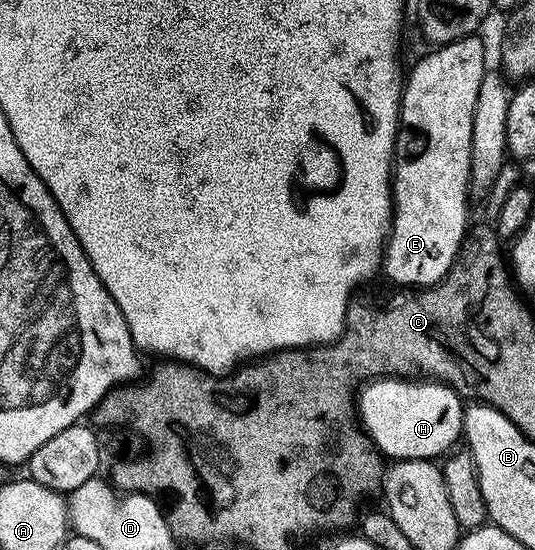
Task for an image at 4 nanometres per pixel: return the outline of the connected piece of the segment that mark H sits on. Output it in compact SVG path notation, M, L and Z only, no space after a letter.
M374 378L369 382L363 383L361 385L360 391L362 393L357 393L356 396L356 416L358 412L358 416L362 419L362 424L360 423L360 428L363 433L368 437L370 435L370 440L375 444L377 451L381 453L383 457L389 458L391 461L396 460L434 460L435 458L442 458L447 455L455 447L453 445L457 442L457 440L461 441L463 439L464 433L462 431L462 417L464 415L464 400L463 397L459 396L457 392L454 391L453 388L448 384L440 384L437 382L431 382L426 378L410 378L410 379L402 379L402 378Z

